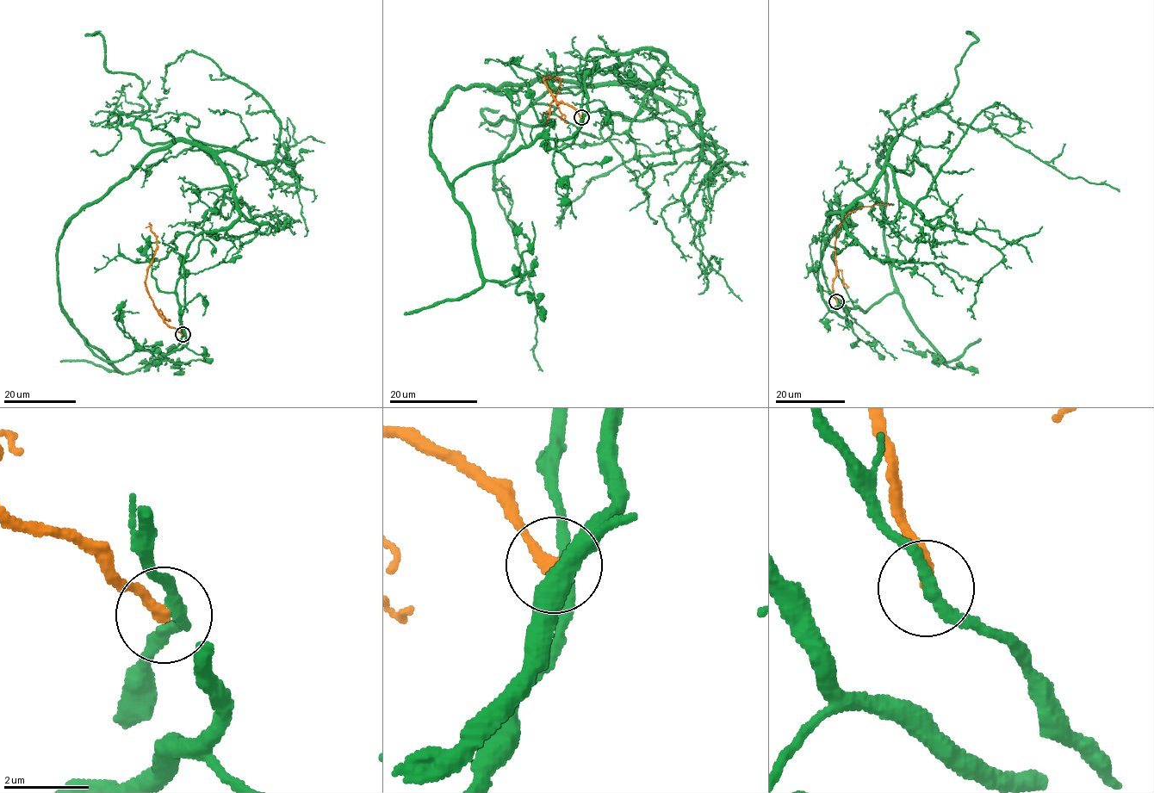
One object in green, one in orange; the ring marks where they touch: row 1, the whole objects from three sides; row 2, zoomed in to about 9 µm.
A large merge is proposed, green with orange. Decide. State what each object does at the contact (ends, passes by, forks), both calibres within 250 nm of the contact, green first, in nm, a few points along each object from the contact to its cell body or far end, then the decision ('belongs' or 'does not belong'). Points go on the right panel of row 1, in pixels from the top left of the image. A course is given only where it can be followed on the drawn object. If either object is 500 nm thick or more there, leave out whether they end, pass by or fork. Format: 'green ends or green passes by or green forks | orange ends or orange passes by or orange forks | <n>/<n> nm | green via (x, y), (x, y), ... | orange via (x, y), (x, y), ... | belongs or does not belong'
green passes by | orange ends | 280/260 nm | green via (836, 301), (822, 270), (827, 215), (870, 188), (899, 133), (923, 114), (998, 130), (1067, 176), (1119, 191) | orange via (836, 301), (832, 290), (838, 225), (845, 216), (858, 208), (892, 205) | does not belong

